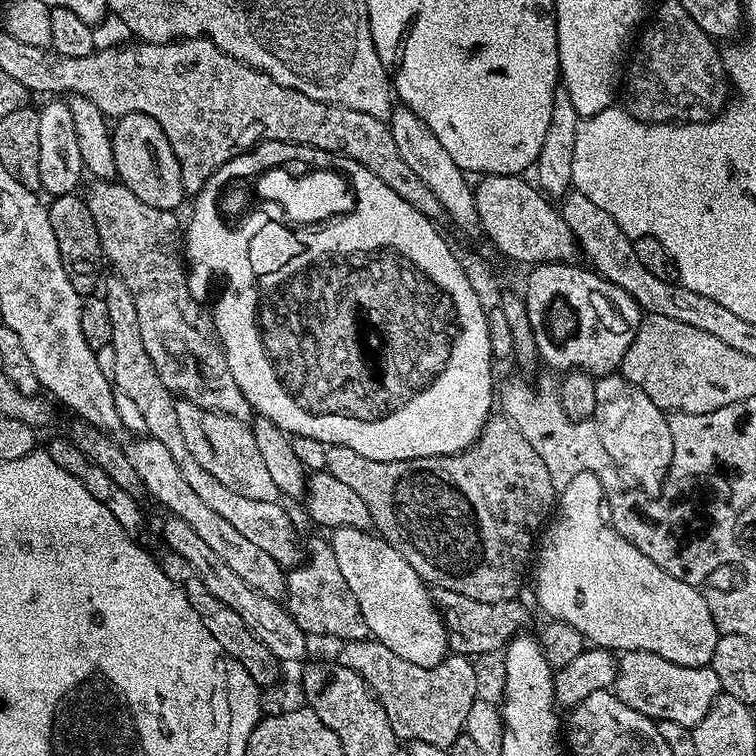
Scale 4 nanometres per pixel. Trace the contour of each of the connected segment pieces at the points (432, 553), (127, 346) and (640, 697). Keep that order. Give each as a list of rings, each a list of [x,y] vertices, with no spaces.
[[[503,414],[489,415],[479,438],[469,448],[449,456],[371,460],[350,446],[334,444],[326,450],[326,471],[359,494],[370,510],[372,528],[414,566],[425,584],[466,594],[474,602],[506,602],[521,595],[524,571],[529,571],[538,533],[546,524],[542,518],[558,504],[558,489],[550,482],[546,462]]]
[[[115,274],[109,275],[103,281],[102,295],[106,302],[106,311],[110,313],[110,344],[114,350],[114,374],[110,377],[115,391],[126,394],[137,404],[138,411],[142,414],[143,431],[153,440],[162,442],[168,453],[178,462],[178,470],[182,470],[182,478],[202,498],[210,510],[215,510],[221,518],[226,518],[238,534],[250,538],[254,546],[266,550],[274,562],[278,562],[281,568],[291,570],[301,563],[302,540],[296,537],[296,528],[288,517],[288,512],[283,508],[283,503],[271,500],[270,502],[258,502],[254,498],[246,498],[238,494],[238,490],[230,490],[223,482],[218,482],[210,470],[205,470],[190,454],[186,446],[186,438],[182,429],[178,427],[178,410],[176,409],[177,397],[172,395],[166,386],[162,386],[162,378],[158,378],[158,370],[154,370],[154,362],[150,362],[150,354],[146,354],[146,345],[142,343],[142,334],[138,327],[138,309],[134,307],[134,297],[122,278]]]
[[[626,652],[619,657],[614,691],[630,710],[638,710],[638,714],[646,714],[657,722],[678,722],[678,726],[689,730],[706,718],[710,706],[722,695],[718,674],[712,667],[678,666],[678,662],[666,662],[666,658],[649,652]]]

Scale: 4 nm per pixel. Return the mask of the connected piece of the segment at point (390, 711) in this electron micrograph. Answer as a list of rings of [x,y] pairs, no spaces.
[[[371,638],[353,643],[351,648],[356,655],[354,667],[382,702],[382,710],[386,710],[386,718],[390,718],[397,741],[430,742],[430,746],[451,749],[464,732],[470,706],[478,699],[480,684],[472,660],[449,654],[442,662],[423,668],[406,662],[406,658],[398,658],[394,650]]]

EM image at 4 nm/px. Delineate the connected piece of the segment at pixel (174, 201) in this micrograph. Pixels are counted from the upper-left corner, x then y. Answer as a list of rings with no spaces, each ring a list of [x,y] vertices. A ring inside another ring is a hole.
[[[126,114],[119,117],[111,125],[112,145],[114,146],[114,166],[121,184],[125,184],[146,206],[154,206],[154,210],[170,210],[176,212],[179,204],[186,200],[182,186],[182,170],[178,170],[178,158],[174,158],[174,150],[170,150],[170,142],[166,142],[166,134],[162,134],[162,126],[154,122],[146,114]]]

